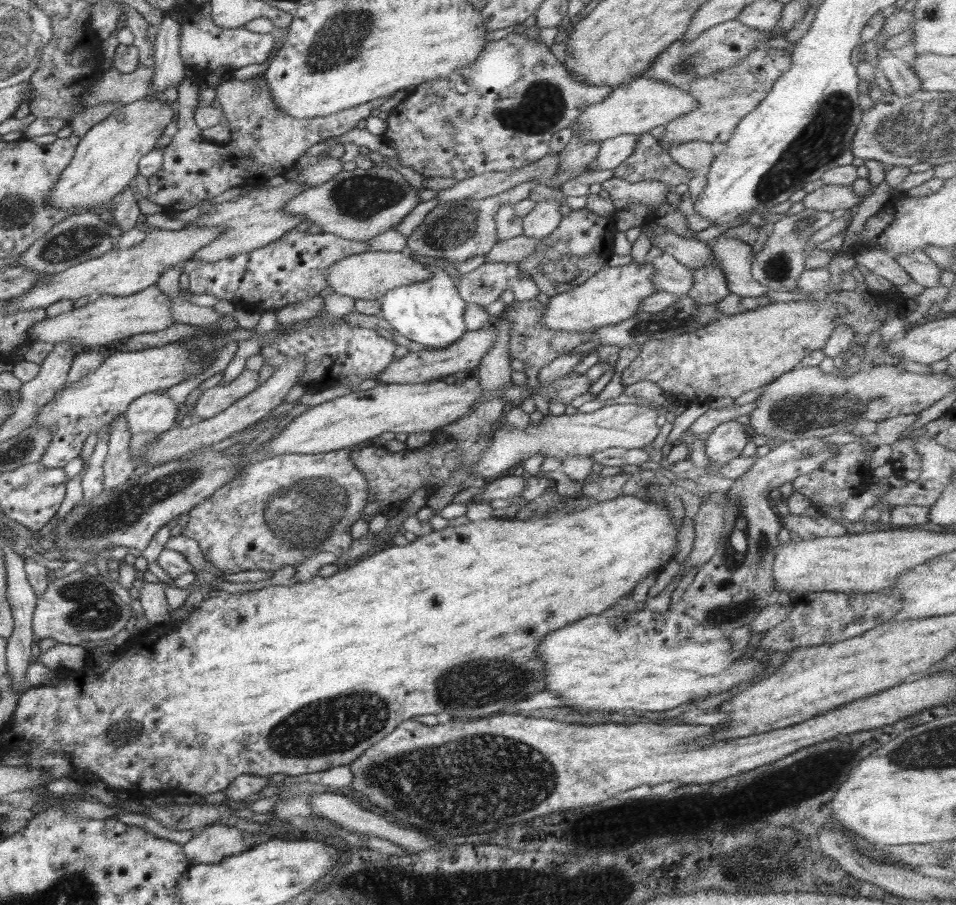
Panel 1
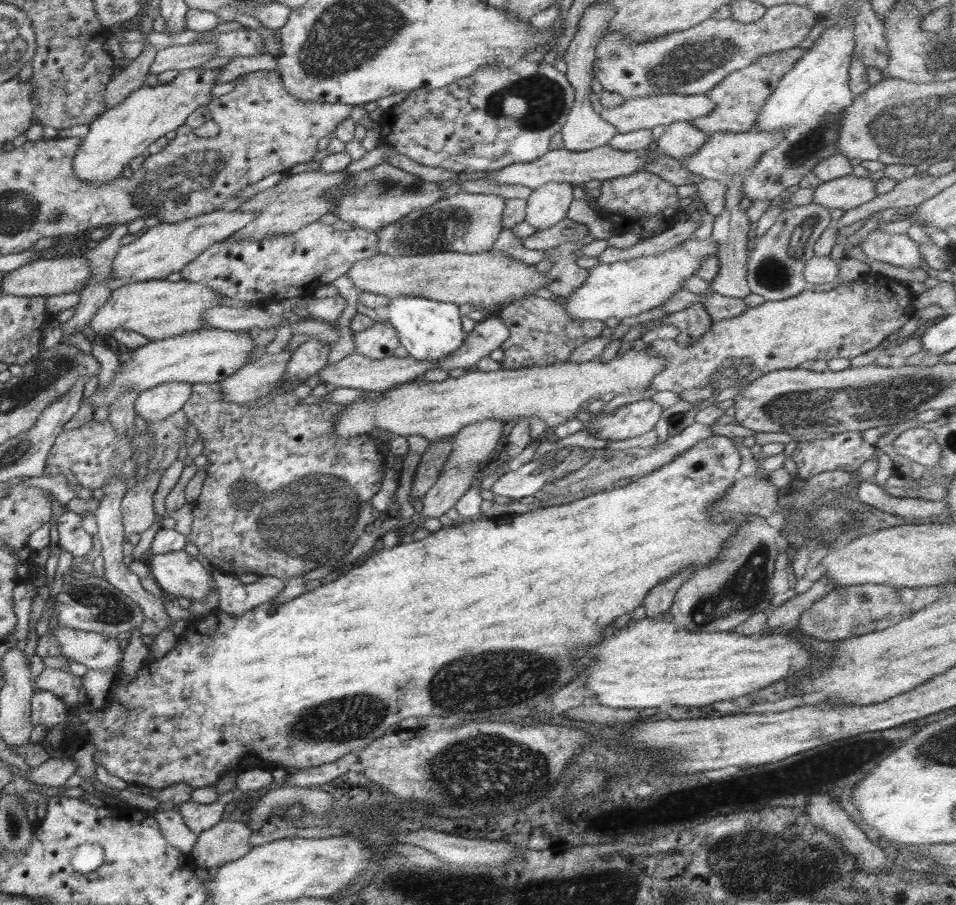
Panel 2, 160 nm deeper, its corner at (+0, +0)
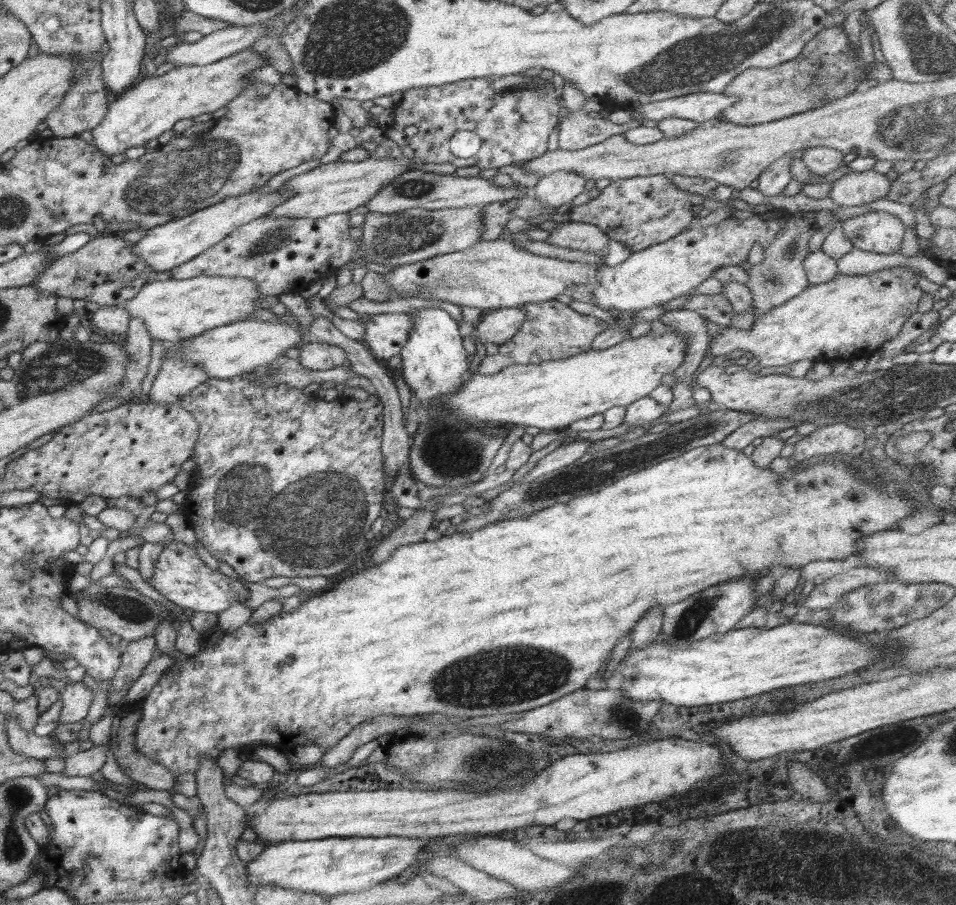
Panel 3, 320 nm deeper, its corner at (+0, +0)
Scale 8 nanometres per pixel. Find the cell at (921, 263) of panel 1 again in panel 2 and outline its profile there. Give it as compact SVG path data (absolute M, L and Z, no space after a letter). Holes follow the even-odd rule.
M884 224L872 230L863 241L859 244L862 252L871 260L880 260L880 262L888 262L896 266L906 268L920 267L923 258L918 251L918 243L912 240L907 234L889 234L882 229Z

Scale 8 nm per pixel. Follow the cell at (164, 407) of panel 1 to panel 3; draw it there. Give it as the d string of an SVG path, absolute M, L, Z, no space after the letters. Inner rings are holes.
M170 356L164 360L148 398L152 404L180 404L184 396L188 396L208 377L196 364Z

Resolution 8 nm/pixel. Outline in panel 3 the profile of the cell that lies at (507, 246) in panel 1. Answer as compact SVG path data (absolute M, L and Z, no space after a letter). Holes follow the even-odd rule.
M569 221L556 226L546 240L562 248L591 252L598 256L607 256L609 238L595 224Z

